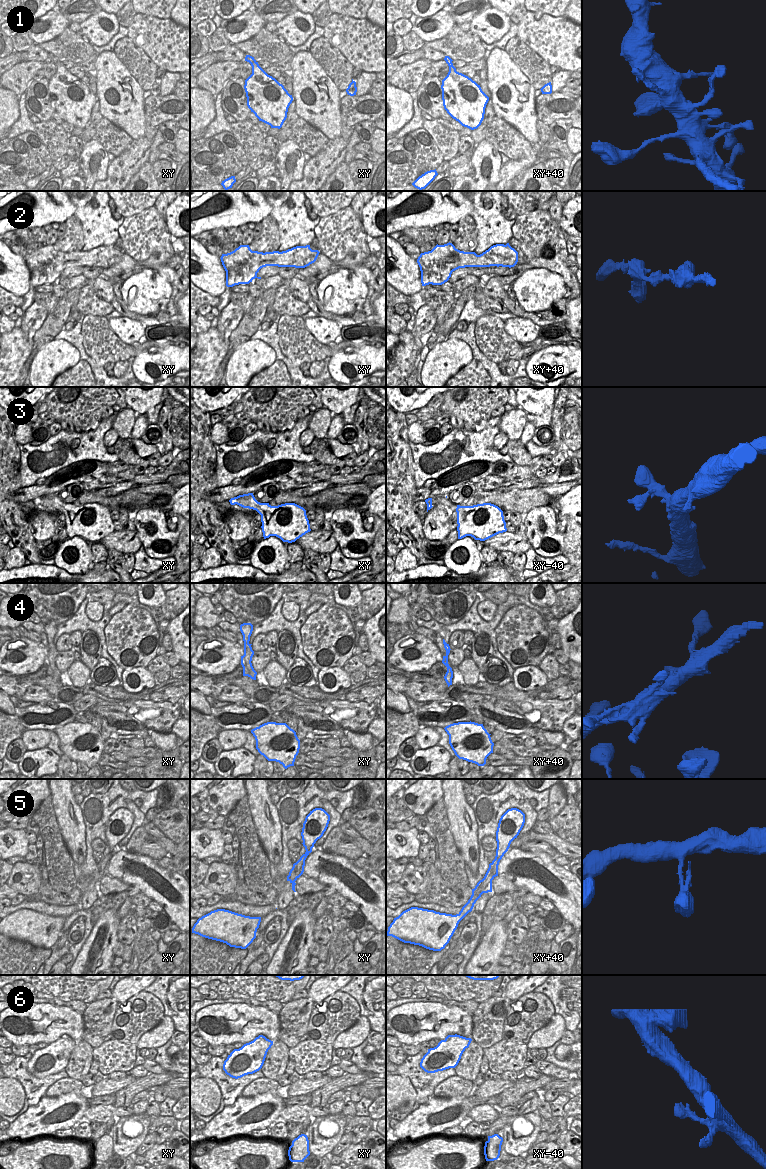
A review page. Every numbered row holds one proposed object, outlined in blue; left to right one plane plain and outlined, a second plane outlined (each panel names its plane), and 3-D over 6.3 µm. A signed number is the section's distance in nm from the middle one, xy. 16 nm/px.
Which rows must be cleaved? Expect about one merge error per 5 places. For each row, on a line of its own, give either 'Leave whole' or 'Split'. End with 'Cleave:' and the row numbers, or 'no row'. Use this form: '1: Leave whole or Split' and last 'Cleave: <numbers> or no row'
1: Leave whole
2: Leave whole
3: Leave whole
4: Leave whole
5: Leave whole
6: Leave whole
Cleave: no row.

